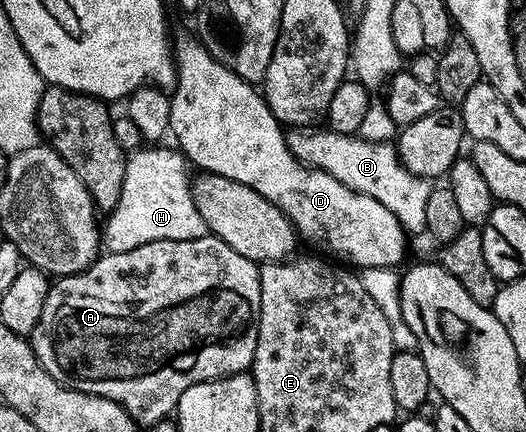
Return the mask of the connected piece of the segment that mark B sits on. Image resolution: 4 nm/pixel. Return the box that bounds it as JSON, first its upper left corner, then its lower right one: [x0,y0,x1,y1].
[284,127,434,235]

